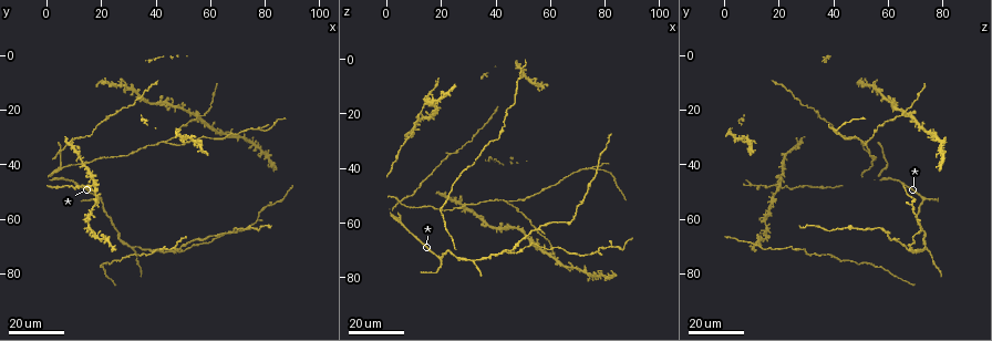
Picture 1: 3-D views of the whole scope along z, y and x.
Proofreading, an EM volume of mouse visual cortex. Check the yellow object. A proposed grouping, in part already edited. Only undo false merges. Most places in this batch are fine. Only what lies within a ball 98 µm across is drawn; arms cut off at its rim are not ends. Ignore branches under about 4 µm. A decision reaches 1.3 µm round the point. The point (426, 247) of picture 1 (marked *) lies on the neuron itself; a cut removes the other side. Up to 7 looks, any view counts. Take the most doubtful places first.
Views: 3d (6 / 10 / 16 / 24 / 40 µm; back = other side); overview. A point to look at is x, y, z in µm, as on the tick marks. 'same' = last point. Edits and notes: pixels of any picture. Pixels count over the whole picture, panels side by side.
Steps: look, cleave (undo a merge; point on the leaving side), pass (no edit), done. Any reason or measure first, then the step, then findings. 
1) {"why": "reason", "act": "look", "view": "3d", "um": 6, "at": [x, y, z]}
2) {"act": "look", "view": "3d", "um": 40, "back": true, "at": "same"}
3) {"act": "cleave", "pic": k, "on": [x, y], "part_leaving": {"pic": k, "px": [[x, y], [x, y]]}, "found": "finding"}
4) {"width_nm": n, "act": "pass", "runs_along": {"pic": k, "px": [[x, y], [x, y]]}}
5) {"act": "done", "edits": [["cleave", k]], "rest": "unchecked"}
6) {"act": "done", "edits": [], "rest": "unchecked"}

{"why": "arms part here", "act": "look", "view": "3d", "um": 24, "at": [76, 27, 39]}

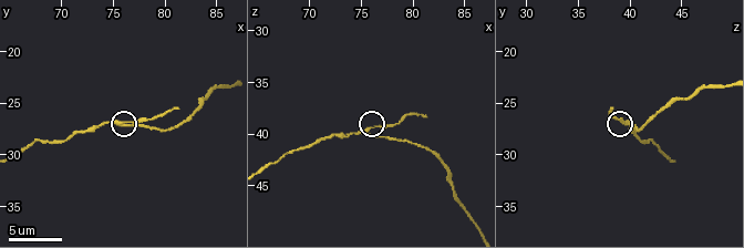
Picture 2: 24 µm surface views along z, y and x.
{"act": "look", "view": "3d", "um": 10, "at": [75.4, 27.0, 39.6]}

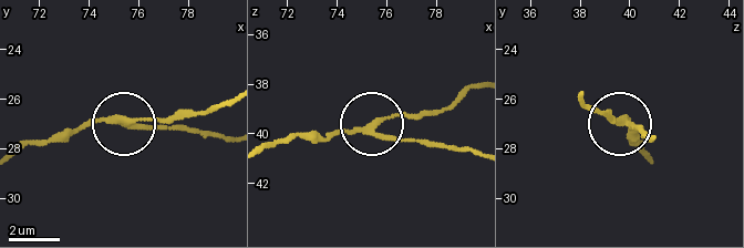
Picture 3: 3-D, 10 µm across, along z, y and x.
{"arms": 3, "act": "cleave", "pic": 3, "on": [151, 125], "part_leaving": {"pic": 3, "px": [[116, 121], [133, 127], [190, 127], [228, 137]]}, "found": "a second neuron is stuck on"}

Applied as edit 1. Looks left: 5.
{"why": "see it whole again", "act": "look", "view": "overview"}

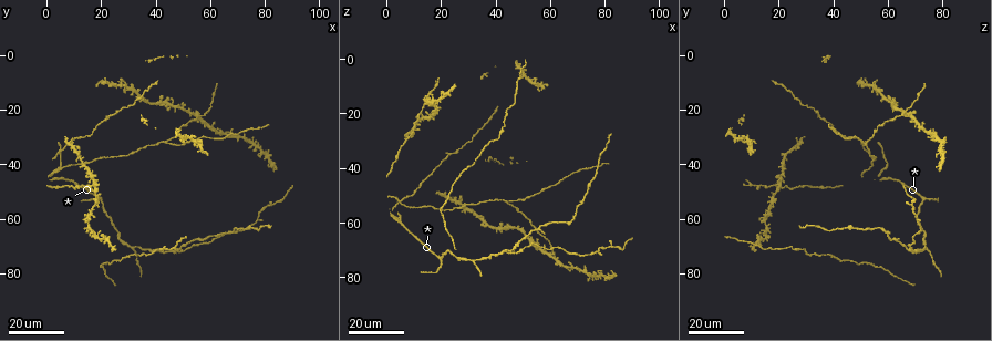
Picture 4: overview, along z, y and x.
{"why": "a fork", "act": "look", "view": "3d", "um": 24, "at": [44, 32, 53]}

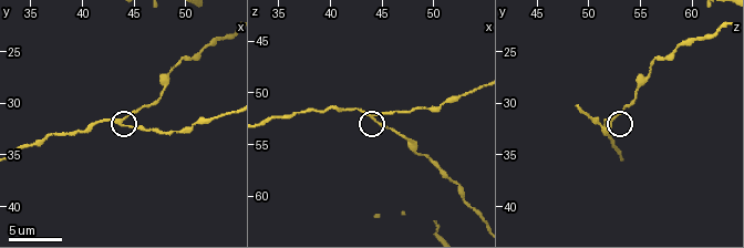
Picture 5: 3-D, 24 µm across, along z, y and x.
{"act": "look", "view": "3d", "um": 10, "at": [43.6, 31.8, 52.0]}

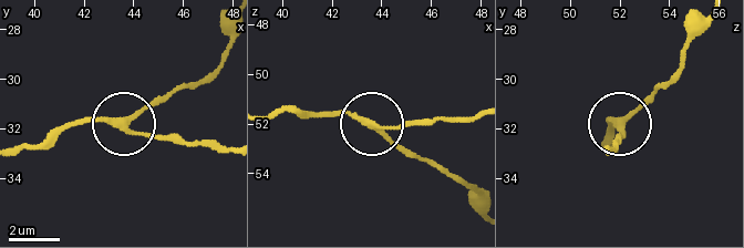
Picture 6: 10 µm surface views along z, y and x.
{"act": "pass", "runs_along": {"pic": 6, "px": [[268, 117], [351, 113], [375, 126], [431, 126]]}, "found": "all the same neuron"}

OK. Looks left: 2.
{"why": "a fork", "act": "look", "view": "3d", "um": 24, "at": [31, 70, 74]}

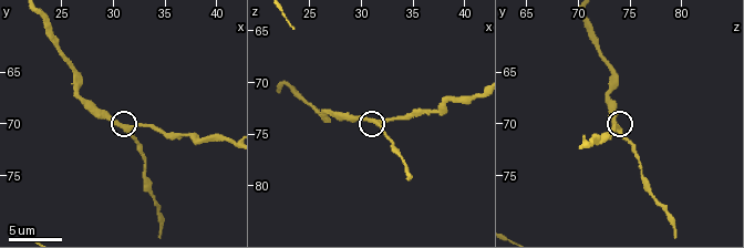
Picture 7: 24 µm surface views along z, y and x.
{"act": "look", "view": "3d", "um": 10, "at": [31.6, 70.6, 74.0]}

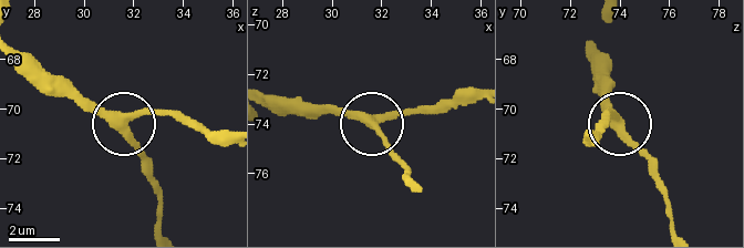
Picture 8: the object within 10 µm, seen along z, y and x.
{"side_arm_um": 86, "act": "pass", "runs_along": {"pic": 8, "px": [[19, 51], [70, 81], [121, 123], [153, 112], [182, 112]]}, "found": "all the same neuron"}

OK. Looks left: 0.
{"act": "done", "edits": [["cleave", 3]], "rest": "unchecked"}

